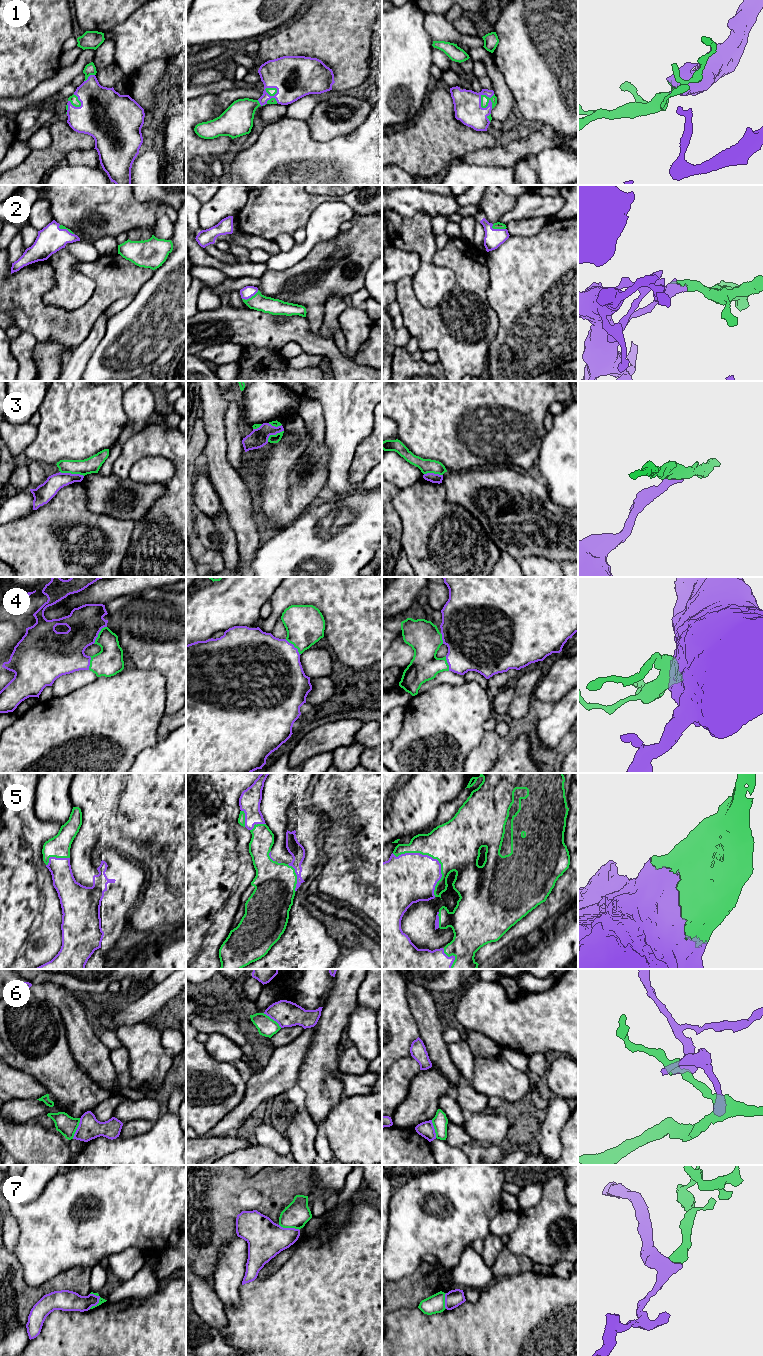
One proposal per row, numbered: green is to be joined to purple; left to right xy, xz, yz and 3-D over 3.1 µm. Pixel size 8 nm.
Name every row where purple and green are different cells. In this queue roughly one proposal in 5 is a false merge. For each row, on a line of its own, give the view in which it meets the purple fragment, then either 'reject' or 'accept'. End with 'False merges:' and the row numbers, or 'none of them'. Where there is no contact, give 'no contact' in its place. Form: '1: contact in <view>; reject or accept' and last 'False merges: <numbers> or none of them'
1: contact in xz; accept
2: contact in xz; accept
3: contact in xy; reject
4: contact in xy; accept
5: contact in yz; accept
6: contact in xy; reject
7: contact in xz; reject
False merges: 3, 6, 7

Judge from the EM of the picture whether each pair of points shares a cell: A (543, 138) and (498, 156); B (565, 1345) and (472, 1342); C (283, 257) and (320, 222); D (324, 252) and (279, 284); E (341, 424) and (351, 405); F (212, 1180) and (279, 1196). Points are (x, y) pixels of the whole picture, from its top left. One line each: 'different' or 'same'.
A: same
B: same
C: same
D: same
E: same
F: same

